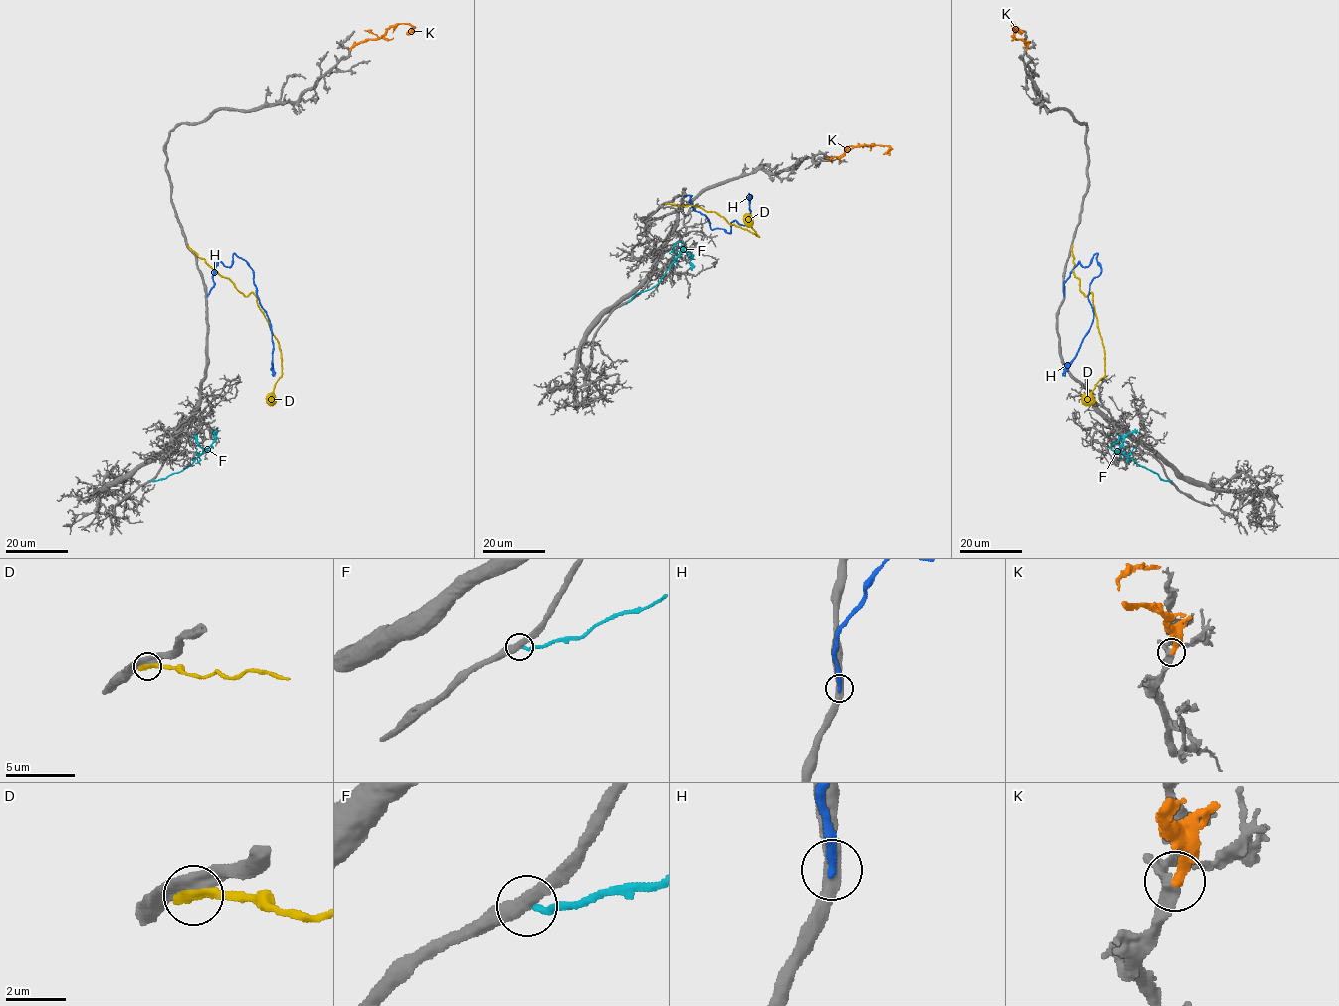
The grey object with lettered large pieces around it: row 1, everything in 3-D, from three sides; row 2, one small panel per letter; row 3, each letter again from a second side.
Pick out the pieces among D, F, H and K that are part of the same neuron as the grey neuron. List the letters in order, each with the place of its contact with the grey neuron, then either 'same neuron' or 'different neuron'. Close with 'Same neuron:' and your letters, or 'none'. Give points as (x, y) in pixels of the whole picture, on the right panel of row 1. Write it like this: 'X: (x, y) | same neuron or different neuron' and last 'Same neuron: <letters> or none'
D: (1072, 248) | different neuron
F: (1170, 481) | different neuron
H: (1064, 296) | different neuron
K: (1026, 49) | same neuron
Same neuron: K

